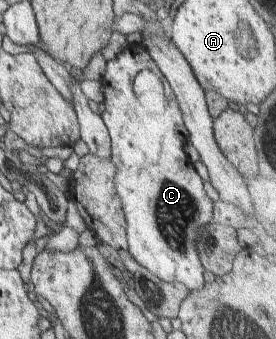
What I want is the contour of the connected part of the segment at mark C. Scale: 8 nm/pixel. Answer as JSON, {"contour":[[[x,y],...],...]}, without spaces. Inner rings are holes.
{"contour":[[[142,43],[129,44],[115,58],[108,60],[101,82],[105,96],[102,119],[107,125],[111,138],[112,160],[117,168],[115,186],[127,220],[129,254],[162,281],[181,283],[191,292],[202,290],[207,283],[203,279],[204,268],[197,258],[195,242],[199,230],[212,220],[214,201],[205,194],[203,181],[195,171],[194,163],[183,151],[183,145],[188,141],[188,133],[175,93]],[[143,69],[151,70],[163,82],[167,112],[161,114],[159,120],[151,120],[151,116],[143,112],[143,104],[139,103],[134,92],[135,76]]]}

